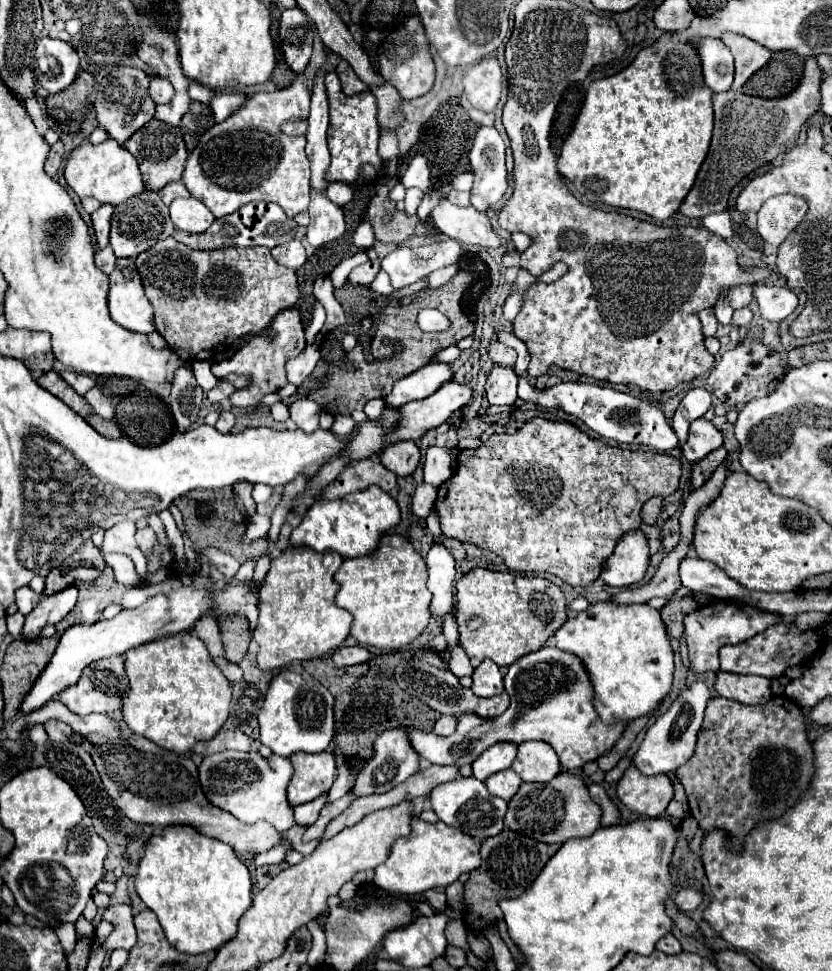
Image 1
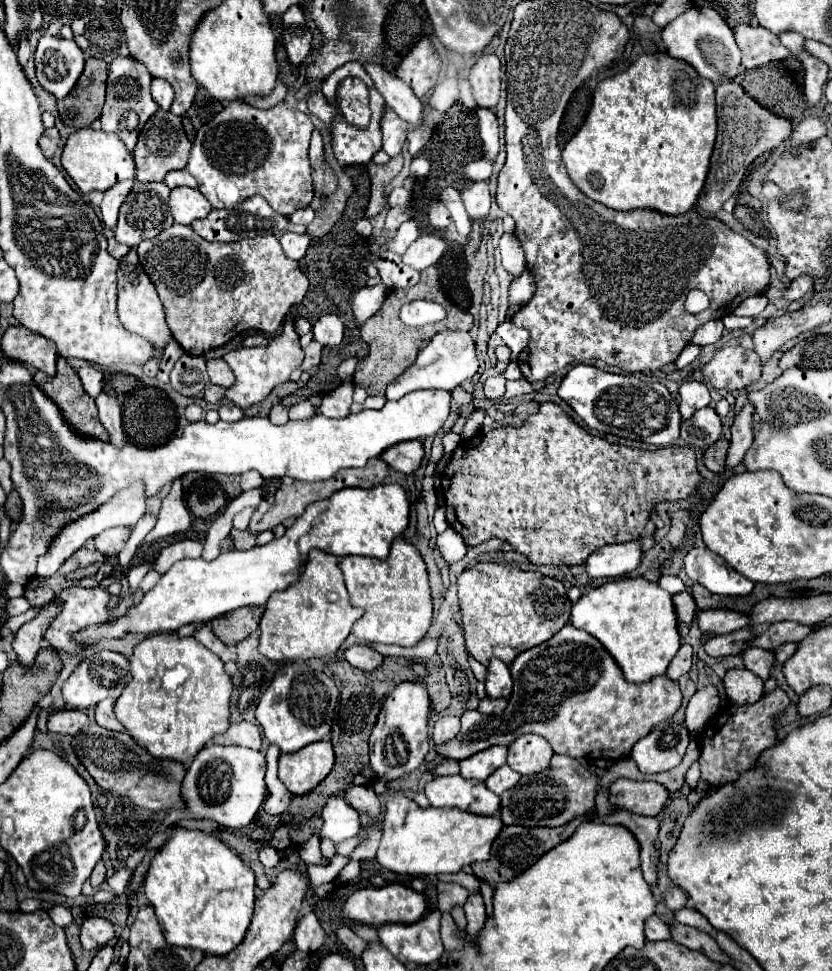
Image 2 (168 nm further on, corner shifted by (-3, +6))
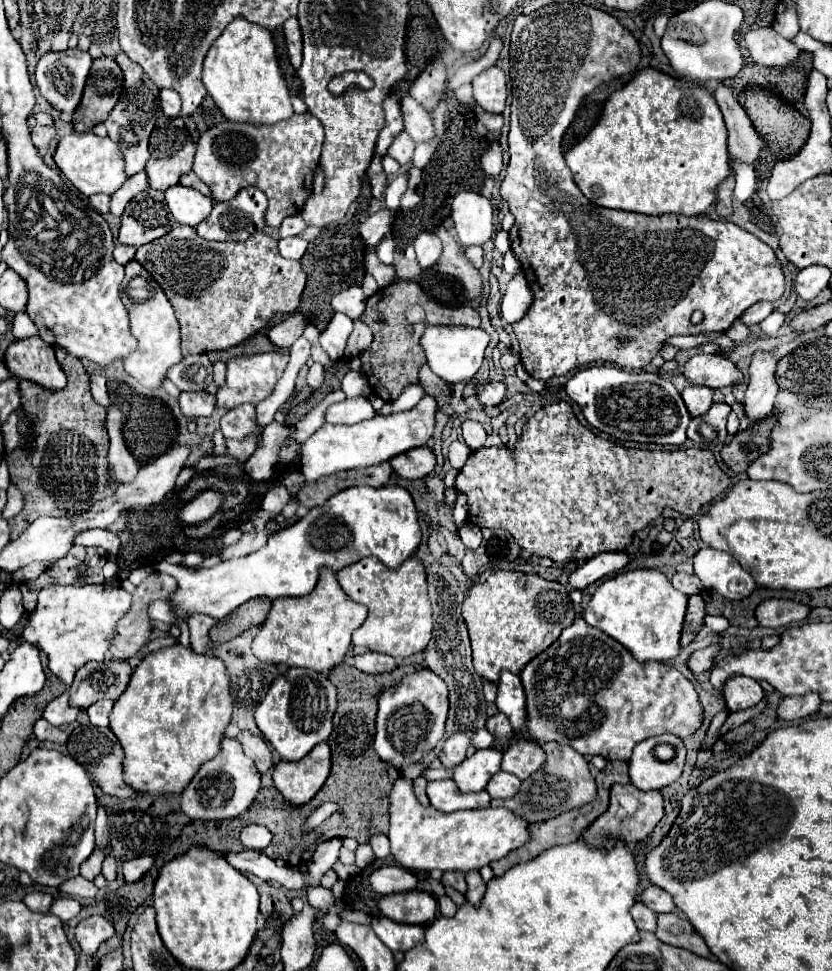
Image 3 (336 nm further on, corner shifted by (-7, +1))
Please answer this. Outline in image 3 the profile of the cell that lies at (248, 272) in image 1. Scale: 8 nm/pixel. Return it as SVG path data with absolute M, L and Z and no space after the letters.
M175 225L171 233L159 237L159 241L151 241L151 245L139 247L135 259L153 275L153 279L169 297L181 325L181 349L185 357L241 345L265 329L275 315L293 313L299 305L307 277L301 269L301 263L283 259L279 255L277 241L265 233L253 233L247 241L237 243L213 243L199 237L189 225Z

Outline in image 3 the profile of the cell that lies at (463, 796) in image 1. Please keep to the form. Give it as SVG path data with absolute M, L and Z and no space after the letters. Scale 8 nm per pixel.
M441 779L441 781L431 781L427 783L427 797L431 801L431 805L437 811L443 813L453 813L453 811L461 811L461 809L479 809L479 807L487 807L491 797L487 791L479 791L479 793L461 793L455 785L453 779Z

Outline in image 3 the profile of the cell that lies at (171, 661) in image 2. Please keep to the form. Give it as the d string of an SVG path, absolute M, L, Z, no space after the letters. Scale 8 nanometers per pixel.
M179 643L145 655L135 667L125 693L115 701L109 713L109 727L125 753L125 783L137 793L149 795L153 799L165 795L181 795L195 777L197 769L219 753L221 739L231 721L231 705L229 677L223 661L217 657L197 655L193 649L187 649Z

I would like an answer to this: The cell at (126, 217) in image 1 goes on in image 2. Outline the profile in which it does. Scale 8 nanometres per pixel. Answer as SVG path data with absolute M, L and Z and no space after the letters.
M135 182L131 192L127 194L127 200L123 202L123 208L119 210L119 222L115 226L115 238L121 244L127 244L129 248L139 246L139 242L147 238L155 238L161 230L169 228L173 224L173 216L169 212L169 188L165 182Z

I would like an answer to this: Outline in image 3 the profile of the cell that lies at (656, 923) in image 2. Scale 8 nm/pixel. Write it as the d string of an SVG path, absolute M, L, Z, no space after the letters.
M635 903L633 905L633 921L637 925L637 929L645 929L645 931L655 931L655 912L641 905L641 903Z

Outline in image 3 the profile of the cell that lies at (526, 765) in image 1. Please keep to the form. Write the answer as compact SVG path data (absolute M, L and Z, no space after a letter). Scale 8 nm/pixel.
M515 741L505 753L501 769L519 777L527 779L531 773L535 773L545 763L543 749L533 741Z

